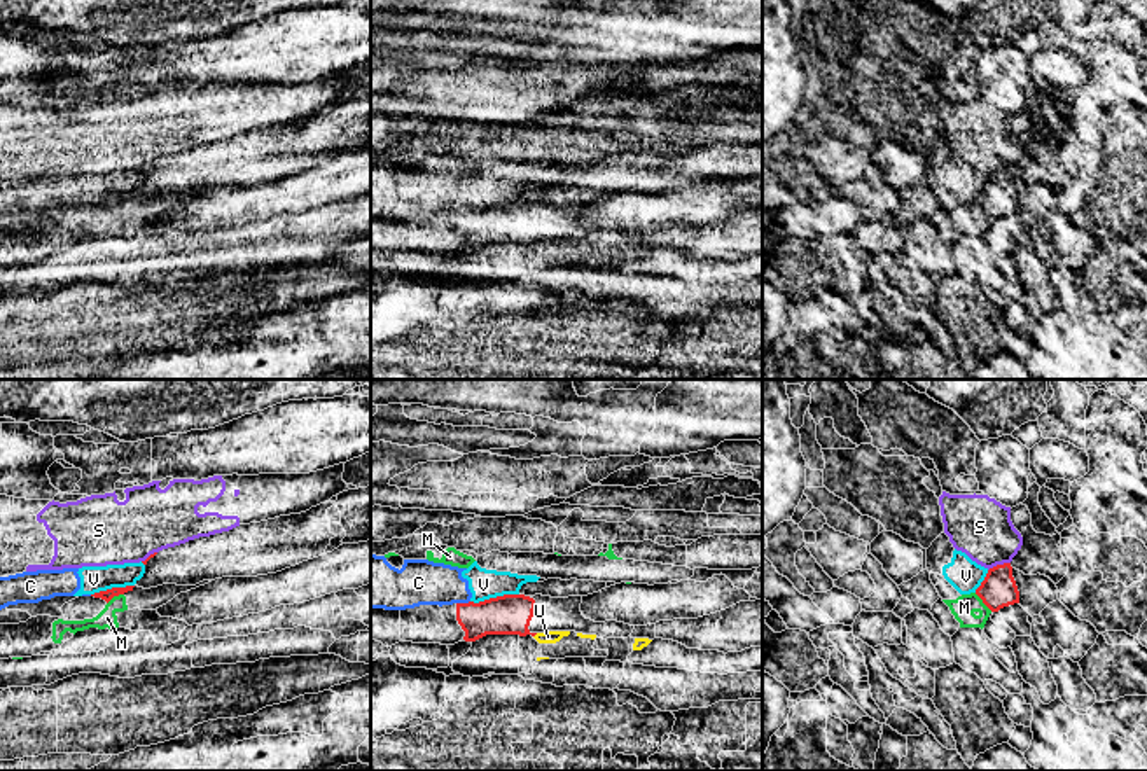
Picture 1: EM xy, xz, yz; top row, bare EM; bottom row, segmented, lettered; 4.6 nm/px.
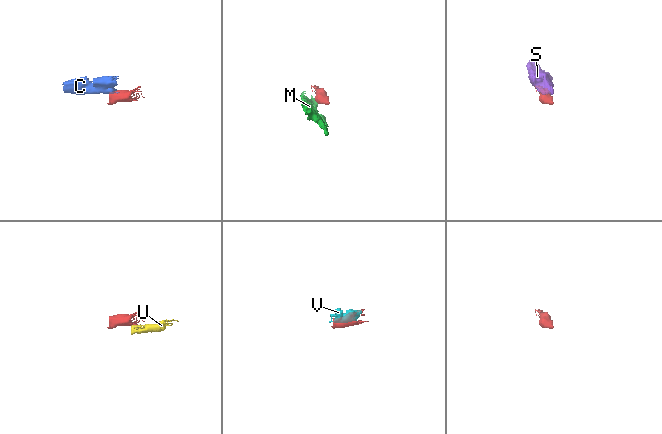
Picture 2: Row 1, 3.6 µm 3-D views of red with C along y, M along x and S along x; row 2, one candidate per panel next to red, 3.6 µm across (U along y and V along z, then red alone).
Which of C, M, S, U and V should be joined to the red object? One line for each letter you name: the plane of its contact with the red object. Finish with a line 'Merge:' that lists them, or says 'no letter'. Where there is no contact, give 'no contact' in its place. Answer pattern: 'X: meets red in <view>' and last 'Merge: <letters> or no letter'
Merge: no letter

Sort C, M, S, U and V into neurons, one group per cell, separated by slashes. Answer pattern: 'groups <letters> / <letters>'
groups C V / M / S / U

